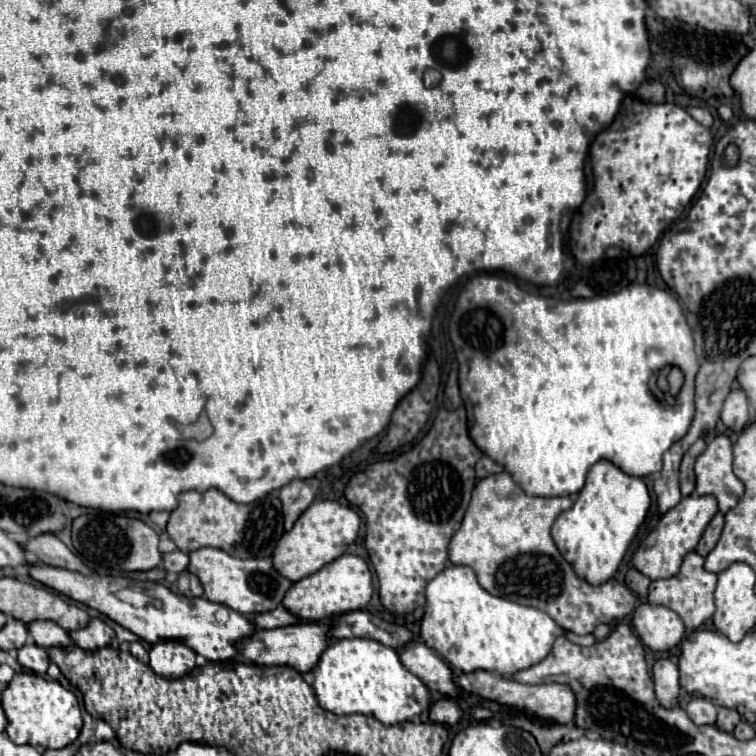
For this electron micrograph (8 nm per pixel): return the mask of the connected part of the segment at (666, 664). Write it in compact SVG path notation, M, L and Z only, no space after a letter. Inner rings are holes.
M661 658L653 664L653 682L655 682L655 694L659 702L665 708L675 708L679 698L679 670L669 658Z

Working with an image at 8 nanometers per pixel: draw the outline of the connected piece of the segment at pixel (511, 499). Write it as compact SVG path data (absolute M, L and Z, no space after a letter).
M509 472L491 474L473 488L461 528L449 542L449 560L453 564L471 566L479 584L489 594L523 606L535 606L551 614L559 626L573 634L591 634L597 624L613 624L631 614L635 608L635 594L617 580L591 586L579 578L561 556L551 538L551 526L555 518L571 506L573 498L569 496L527 496L513 482Z

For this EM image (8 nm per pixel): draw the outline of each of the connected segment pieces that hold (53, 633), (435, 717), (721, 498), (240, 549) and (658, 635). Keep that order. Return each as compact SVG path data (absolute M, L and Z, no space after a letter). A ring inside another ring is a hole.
M35 620L29 624L29 634L33 636L37 646L43 648L51 648L51 646L69 646L71 644L71 636L65 628L61 628L59 624L51 622L51 620Z
M441 698L437 704L431 706L431 720L439 724L457 724L461 718L461 708L455 698Z
M715 436L695 462L697 494L715 494L719 512L731 510L743 496L743 482L733 474L733 452L727 436Z
M211 488L205 492L181 492L179 506L171 512L167 522L167 532L179 550L185 554L213 546L225 550L235 558L263 558L271 556L277 542L283 536L283 512L279 494L271 492L269 496L251 504L237 504L229 500L223 492Z
M639 604L633 612L633 628L641 642L655 652L665 652L677 646L683 638L685 626L681 618L665 608L653 604Z

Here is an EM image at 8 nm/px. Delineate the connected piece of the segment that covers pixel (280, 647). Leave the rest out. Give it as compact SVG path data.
M301 622L295 626L275 628L275 630L257 630L249 640L241 644L241 652L247 660L259 664L259 666L291 666L297 672L305 674L313 670L313 666L319 662L321 654L327 650L331 638L329 638L329 624L319 622Z

